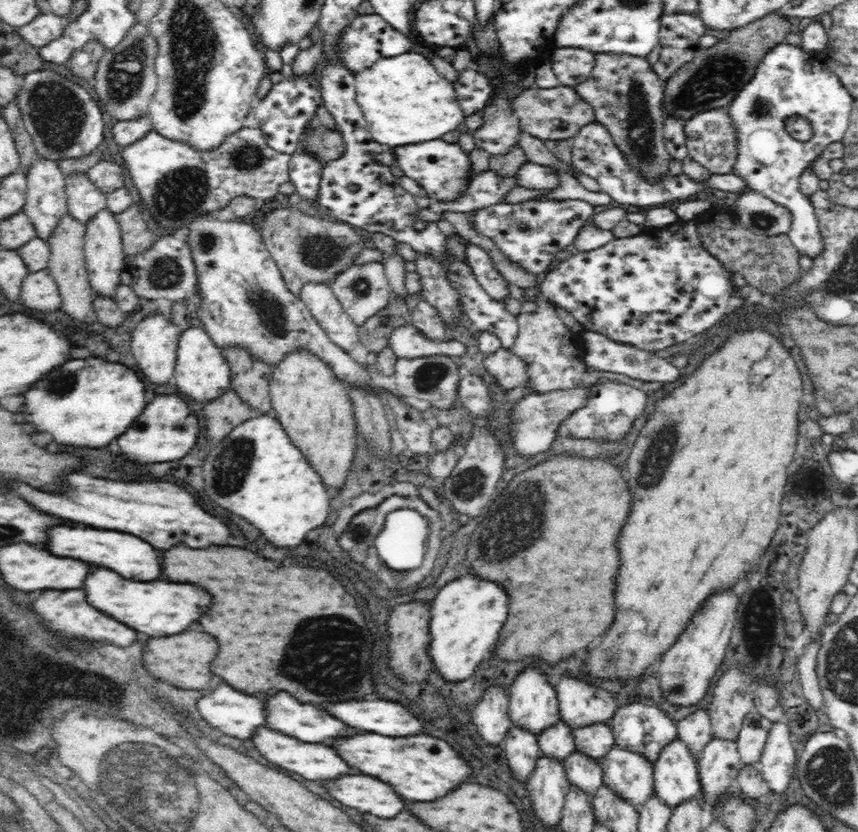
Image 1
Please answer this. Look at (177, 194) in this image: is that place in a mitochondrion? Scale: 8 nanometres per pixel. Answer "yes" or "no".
yes

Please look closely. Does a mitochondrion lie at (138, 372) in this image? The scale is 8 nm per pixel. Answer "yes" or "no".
no

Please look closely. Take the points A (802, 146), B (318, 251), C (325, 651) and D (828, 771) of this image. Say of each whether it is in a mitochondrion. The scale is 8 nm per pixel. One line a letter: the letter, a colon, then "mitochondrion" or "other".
A: other
B: mitochondrion
C: mitochondrion
D: mitochondrion

